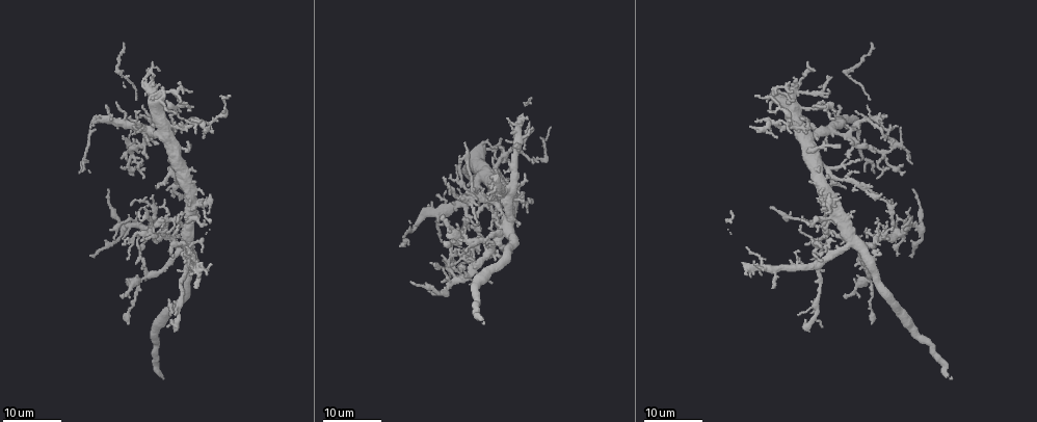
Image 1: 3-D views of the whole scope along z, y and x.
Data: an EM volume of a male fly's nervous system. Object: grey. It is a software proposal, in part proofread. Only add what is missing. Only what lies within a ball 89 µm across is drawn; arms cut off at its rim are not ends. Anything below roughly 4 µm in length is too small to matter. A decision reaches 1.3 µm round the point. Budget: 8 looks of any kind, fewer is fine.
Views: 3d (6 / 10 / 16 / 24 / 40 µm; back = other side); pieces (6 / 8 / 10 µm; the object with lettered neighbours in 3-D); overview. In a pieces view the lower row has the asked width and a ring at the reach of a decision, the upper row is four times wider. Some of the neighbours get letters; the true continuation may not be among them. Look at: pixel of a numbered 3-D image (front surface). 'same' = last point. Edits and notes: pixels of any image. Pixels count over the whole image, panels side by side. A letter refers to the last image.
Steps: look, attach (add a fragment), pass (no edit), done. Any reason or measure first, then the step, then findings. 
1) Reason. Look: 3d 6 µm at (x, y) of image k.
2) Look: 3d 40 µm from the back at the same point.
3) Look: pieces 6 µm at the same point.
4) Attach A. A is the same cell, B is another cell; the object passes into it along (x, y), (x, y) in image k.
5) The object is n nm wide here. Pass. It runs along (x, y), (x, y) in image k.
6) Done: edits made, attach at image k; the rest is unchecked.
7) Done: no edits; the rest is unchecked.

Look: 3d 24 µm at (147, 157) of image 1.

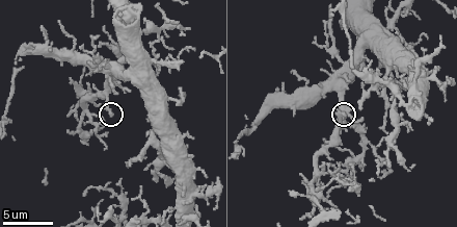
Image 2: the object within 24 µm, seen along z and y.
Look: pieces 10 µm at (342, 114) of image 2.

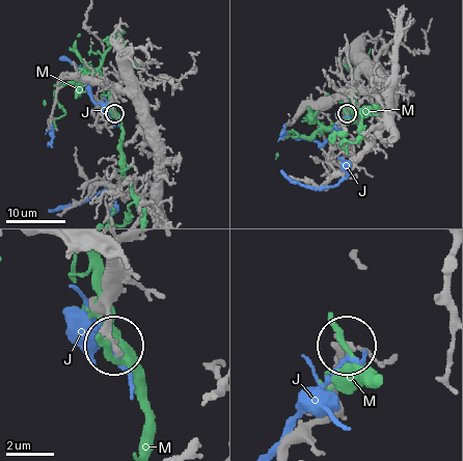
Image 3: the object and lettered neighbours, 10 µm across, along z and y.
Pass. J and M are other cells; none of them fits.

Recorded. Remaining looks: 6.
Branch stops here. Look: 3d 24 µm at (841, 144) of image 1.

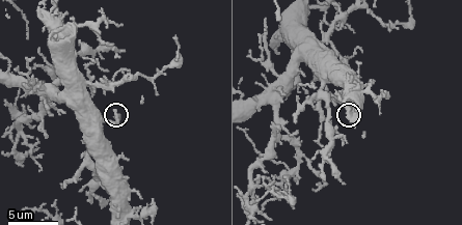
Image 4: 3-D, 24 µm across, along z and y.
Look: 3d 10 µm at the same point.

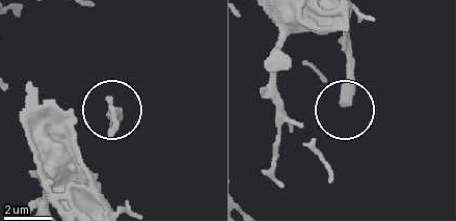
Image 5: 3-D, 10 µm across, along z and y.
Look: pieces 8 µm at (347, 100) of image 5.

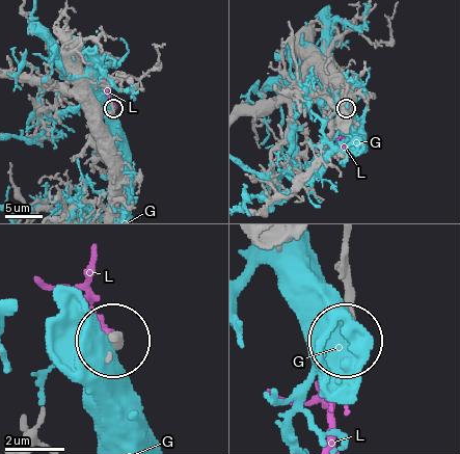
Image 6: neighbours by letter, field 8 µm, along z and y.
Attach L. L is the same cell, G is another cell; the neuron continues.

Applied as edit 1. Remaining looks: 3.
See it whole again. Look: overview.

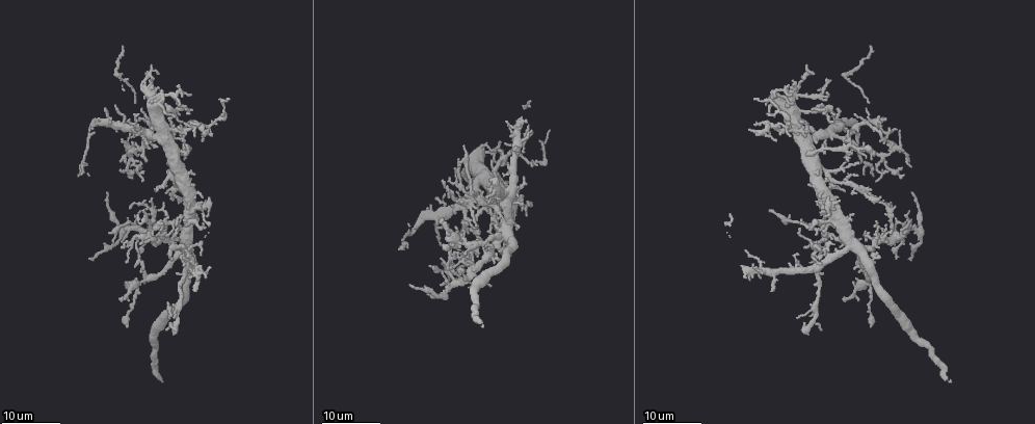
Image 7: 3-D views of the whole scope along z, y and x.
Free end. Look: 3d 24 µm at (476, 219) of image 7.

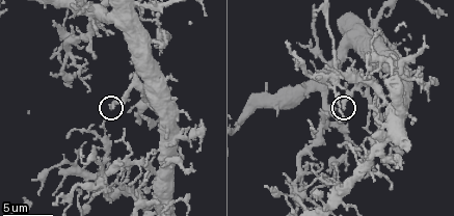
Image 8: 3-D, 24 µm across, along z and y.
Look: pieces 10 µm at (344, 108) of image 8.

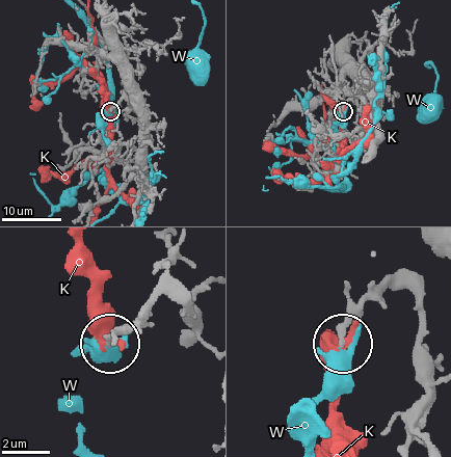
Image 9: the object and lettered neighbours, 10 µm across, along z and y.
Pass. K and W are other cells; it runs along (395, 273), (367, 301), (343, 341) in image 9; no lettered fragment goes on from it.

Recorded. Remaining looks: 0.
Done: edits made, attach at image 6; the rest is unchecked.

